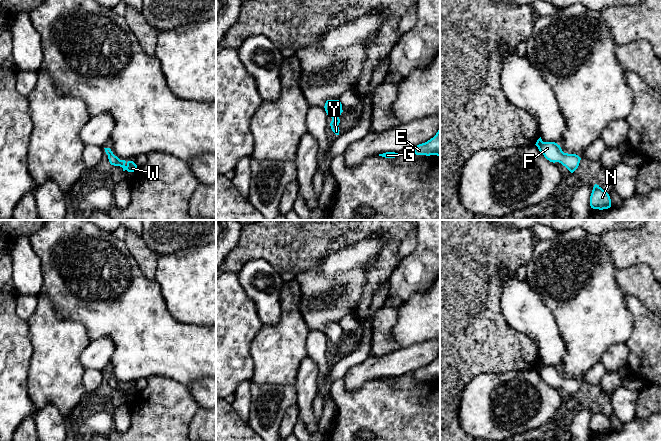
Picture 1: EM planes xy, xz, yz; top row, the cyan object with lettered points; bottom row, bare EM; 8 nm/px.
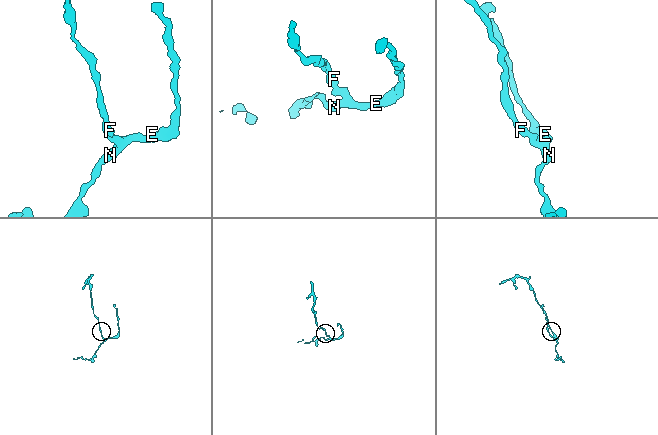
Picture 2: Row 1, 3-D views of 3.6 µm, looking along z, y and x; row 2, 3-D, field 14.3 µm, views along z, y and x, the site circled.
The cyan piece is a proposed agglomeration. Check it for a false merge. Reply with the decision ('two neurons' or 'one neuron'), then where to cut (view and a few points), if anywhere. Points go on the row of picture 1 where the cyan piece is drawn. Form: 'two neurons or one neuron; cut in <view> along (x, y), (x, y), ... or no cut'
one neuron; no cut

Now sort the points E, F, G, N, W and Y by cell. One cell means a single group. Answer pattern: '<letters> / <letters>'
E F G N W Y

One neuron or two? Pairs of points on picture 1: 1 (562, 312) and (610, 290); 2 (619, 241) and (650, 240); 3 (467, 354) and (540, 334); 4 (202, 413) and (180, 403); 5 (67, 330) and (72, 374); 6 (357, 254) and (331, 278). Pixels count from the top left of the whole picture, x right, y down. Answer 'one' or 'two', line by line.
1: one
2: one
3: two
4: two
5: one
6: one

